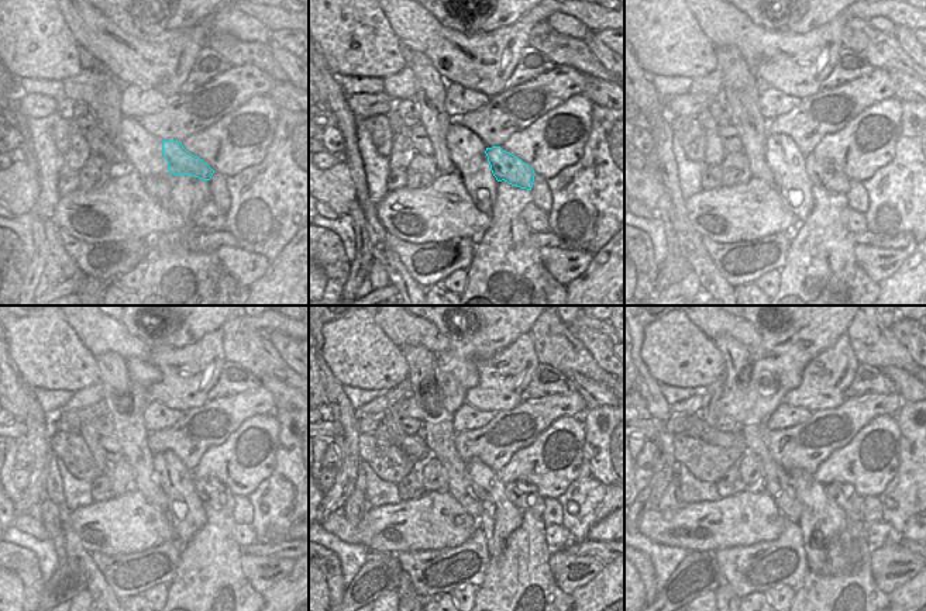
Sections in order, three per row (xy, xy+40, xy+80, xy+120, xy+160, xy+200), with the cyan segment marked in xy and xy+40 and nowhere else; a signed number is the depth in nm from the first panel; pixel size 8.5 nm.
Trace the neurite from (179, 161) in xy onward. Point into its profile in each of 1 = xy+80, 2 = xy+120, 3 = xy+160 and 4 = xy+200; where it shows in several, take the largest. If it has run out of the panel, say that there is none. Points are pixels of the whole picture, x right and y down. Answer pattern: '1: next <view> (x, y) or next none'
1: next xy+80 (832, 176)
2: next xy+120 (210, 492)
3: next xy+160 (525, 496)
4: next xy+200 (843, 496)

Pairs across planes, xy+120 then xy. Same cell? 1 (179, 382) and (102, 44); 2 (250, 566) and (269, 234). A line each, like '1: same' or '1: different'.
1: same
2: different

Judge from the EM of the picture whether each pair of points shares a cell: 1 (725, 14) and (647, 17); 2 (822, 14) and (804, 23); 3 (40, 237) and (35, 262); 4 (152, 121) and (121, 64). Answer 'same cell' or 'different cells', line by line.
1: different cells
2: same cell
3: same cell
4: different cells

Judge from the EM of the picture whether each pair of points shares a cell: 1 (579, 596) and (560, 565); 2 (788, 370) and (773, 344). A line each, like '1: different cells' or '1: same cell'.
1: different cells
2: same cell

